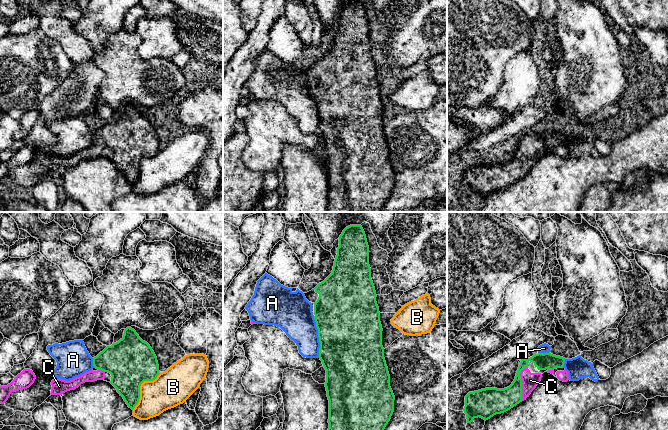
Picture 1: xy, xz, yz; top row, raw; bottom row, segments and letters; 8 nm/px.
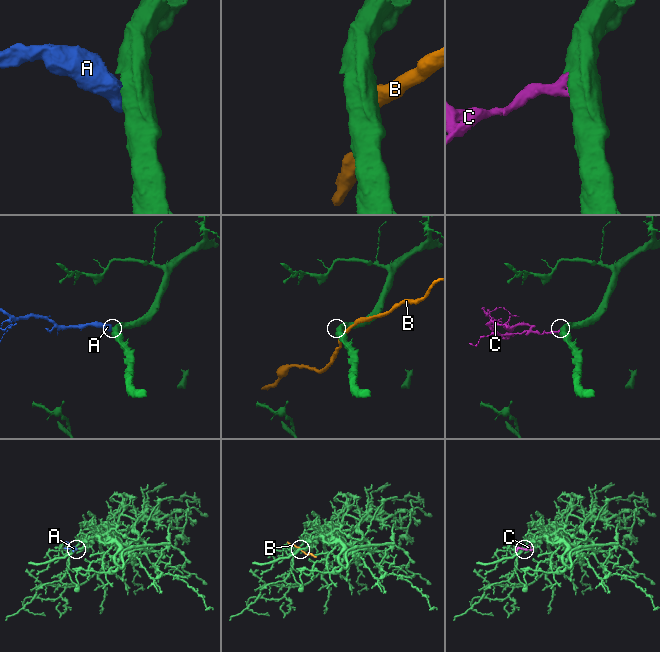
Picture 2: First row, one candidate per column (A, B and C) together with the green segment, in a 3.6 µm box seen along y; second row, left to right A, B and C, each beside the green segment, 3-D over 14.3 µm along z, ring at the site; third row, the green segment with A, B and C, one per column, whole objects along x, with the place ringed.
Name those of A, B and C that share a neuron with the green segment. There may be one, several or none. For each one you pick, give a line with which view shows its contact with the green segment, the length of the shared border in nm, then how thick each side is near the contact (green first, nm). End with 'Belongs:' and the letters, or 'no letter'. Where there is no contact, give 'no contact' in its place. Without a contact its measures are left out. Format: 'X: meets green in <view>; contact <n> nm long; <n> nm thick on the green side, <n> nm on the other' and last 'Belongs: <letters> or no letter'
C: meets green in yz; contact 280 nm long; 200 nm thick on the green side, 130 nm on the other
Belongs: C

